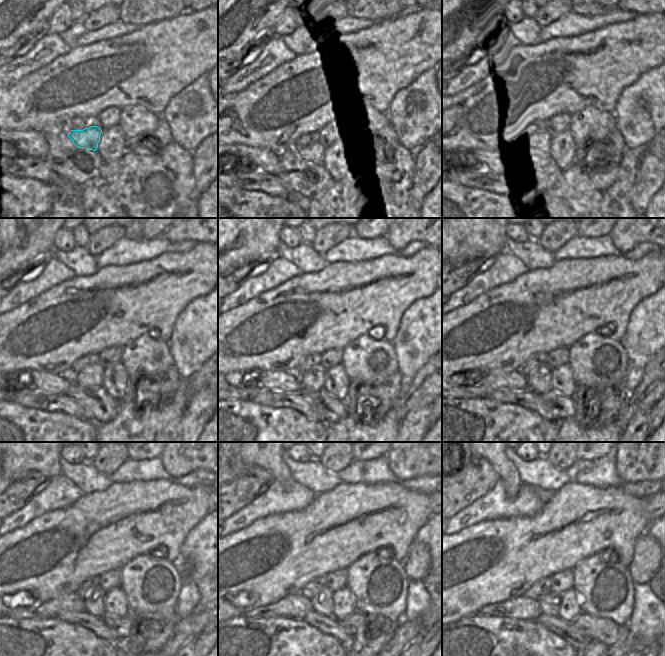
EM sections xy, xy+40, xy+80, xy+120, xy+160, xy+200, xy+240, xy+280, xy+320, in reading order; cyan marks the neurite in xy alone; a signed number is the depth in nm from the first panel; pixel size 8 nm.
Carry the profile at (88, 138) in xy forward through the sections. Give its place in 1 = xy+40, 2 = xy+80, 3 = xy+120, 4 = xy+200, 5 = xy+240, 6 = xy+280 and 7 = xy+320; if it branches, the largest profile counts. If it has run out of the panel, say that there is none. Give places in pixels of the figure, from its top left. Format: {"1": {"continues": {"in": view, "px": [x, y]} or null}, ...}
{"1": {"continues": {"in": "xy+40", "px": [314, 152]}}, "2": {"continues": {"in": "xy+80", "px": [539, 151]}}, "3": {"continues": {"in": "xy+120", "px": [91, 376]}}, "4": {"continues": {"in": "xy+200", "px": [539, 380]}}, "5": {"continues": {"in": "xy+240", "px": [94, 601]}}, "6": {"continues": {"in": "xy+280", "px": [322, 603]}}, "7": {"continues": {"in": "xy+320", "px": [549, 602]}}}

